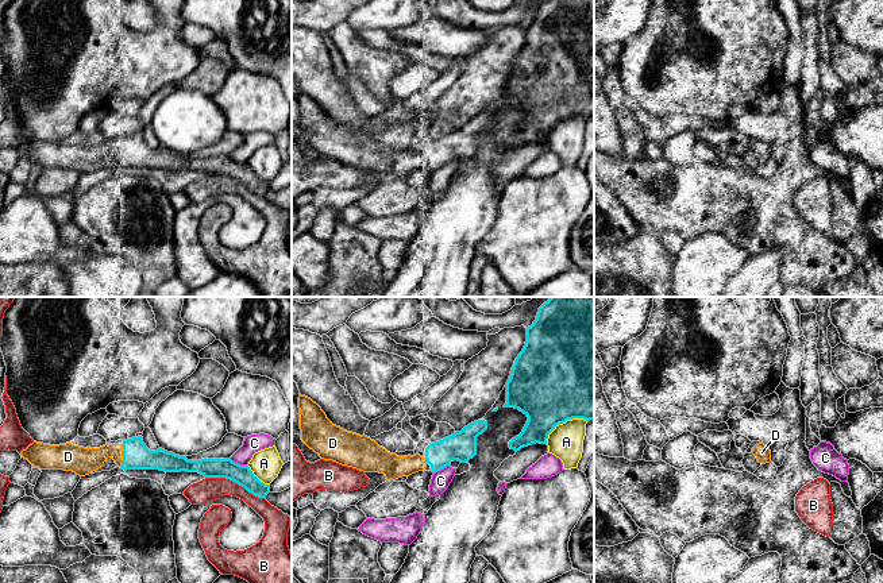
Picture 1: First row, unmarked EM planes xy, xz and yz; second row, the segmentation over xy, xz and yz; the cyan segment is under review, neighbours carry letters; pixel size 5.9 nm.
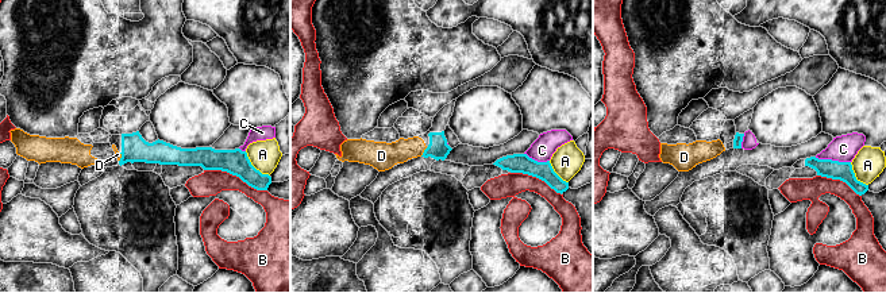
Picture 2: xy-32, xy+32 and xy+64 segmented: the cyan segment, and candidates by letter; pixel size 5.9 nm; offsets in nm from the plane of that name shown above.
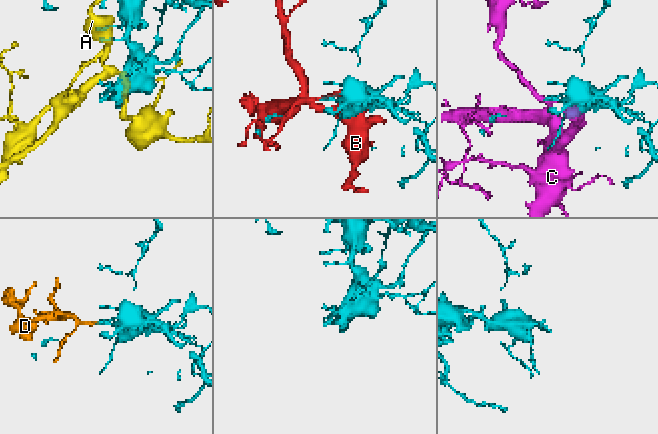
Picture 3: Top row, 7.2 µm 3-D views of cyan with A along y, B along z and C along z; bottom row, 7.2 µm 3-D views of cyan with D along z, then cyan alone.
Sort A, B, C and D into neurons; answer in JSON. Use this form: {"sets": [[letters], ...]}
{"sets": [["A"], ["B"], ["C"], ["D"]]}

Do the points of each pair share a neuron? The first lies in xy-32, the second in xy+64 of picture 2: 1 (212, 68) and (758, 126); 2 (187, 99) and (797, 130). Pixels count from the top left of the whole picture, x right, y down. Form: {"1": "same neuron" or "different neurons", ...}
{"1": "different neurons", "2": "same neuron"}

